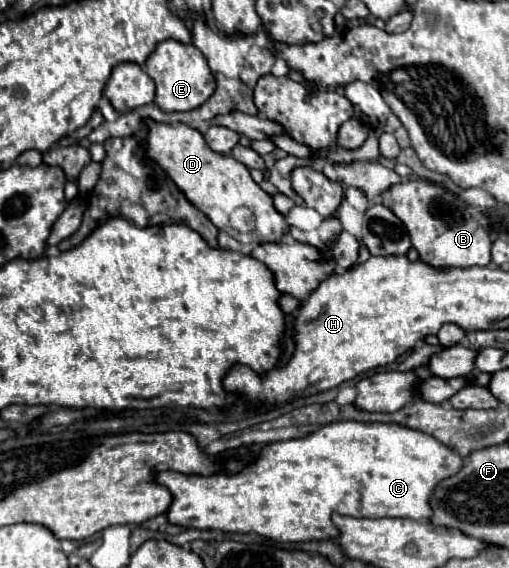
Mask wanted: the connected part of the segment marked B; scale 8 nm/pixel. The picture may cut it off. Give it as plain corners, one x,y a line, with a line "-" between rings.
408,180
386,190
382,194
382,204
404,222
412,246
418,250
422,262
436,268
470,268
490,264
492,240
488,226
482,224
482,214
456,194
448,192
448,188
426,180

